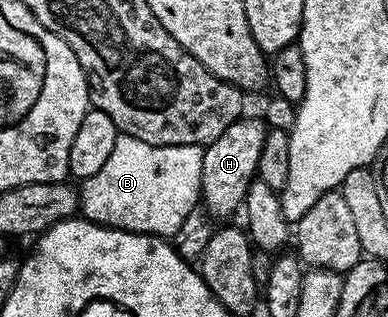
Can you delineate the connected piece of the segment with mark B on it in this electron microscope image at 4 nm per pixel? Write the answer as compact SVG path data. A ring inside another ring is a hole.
M118 135L108 162L104 162L99 172L81 181L81 215L94 224L103 224L105 228L122 228L125 232L173 238L176 230L180 230L180 225L184 223L184 218L188 218L188 214L192 214L199 207L203 149L200 144L156 146L140 142L140 138Z

